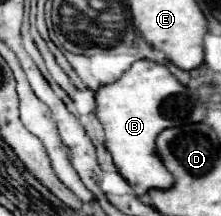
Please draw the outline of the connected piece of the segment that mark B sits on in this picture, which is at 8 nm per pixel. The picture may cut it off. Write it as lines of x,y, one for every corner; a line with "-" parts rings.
147,59
135,61
121,79
99,87
95,91
95,101
97,117
105,129
105,147
111,151
119,173
135,189
135,195
143,195
149,189
171,187
173,175
155,155
155,139
167,127
203,121
205,107
195,97
191,101
187,87
183,87
165,65

